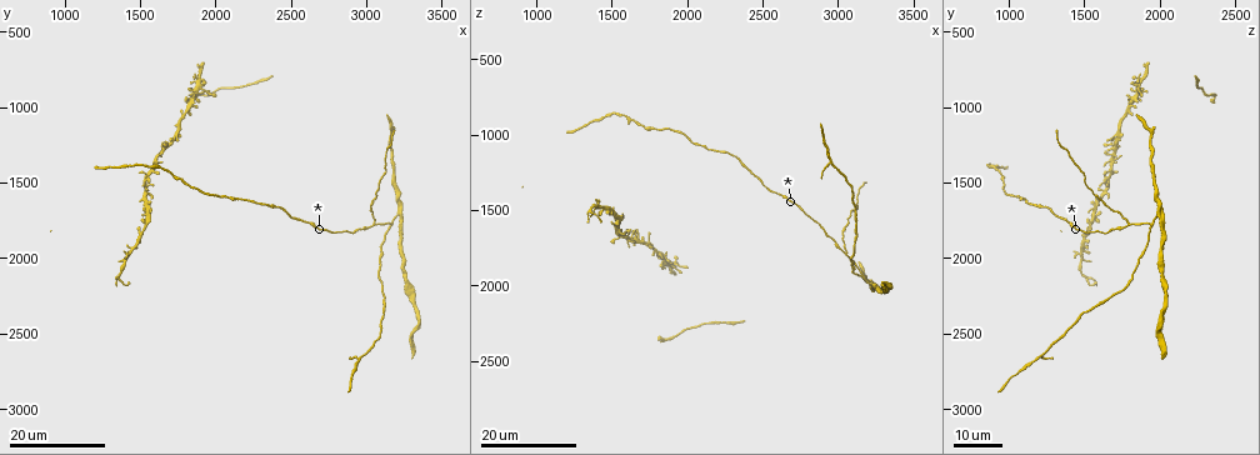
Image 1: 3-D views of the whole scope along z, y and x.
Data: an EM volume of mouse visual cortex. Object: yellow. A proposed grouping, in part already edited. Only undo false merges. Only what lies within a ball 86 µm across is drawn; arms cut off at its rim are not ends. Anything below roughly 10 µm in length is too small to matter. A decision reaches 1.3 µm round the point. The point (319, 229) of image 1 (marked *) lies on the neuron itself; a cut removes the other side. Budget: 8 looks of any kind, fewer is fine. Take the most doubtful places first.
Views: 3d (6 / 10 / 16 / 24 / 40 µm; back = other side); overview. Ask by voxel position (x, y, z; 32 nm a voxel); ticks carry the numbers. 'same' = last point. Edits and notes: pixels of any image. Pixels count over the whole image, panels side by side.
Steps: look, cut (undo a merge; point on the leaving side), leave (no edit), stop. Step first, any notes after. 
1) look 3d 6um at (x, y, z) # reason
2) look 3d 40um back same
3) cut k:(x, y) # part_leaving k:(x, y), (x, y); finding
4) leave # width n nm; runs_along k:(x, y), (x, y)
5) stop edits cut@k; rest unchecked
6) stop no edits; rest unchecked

look 3d 16um at (1540, 1660, 1580) # four or more arms meet

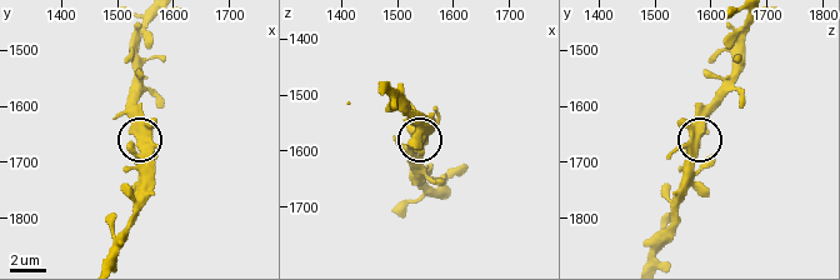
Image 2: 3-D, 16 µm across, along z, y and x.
look 3d 6um at (1540, 1655, 1575)

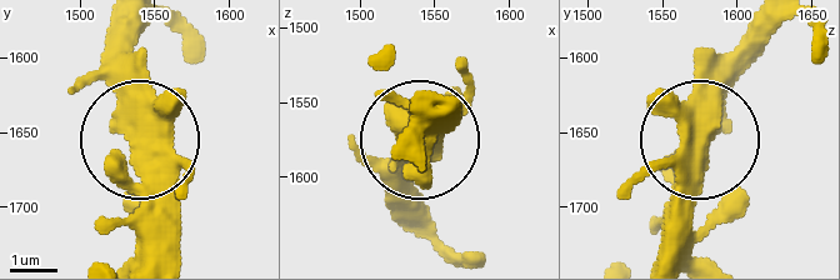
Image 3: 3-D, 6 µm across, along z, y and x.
leave # width 460 nm; one neuron here

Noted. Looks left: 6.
look 3d 24um at (3160, 1800, 1960) # side arm on a straight run

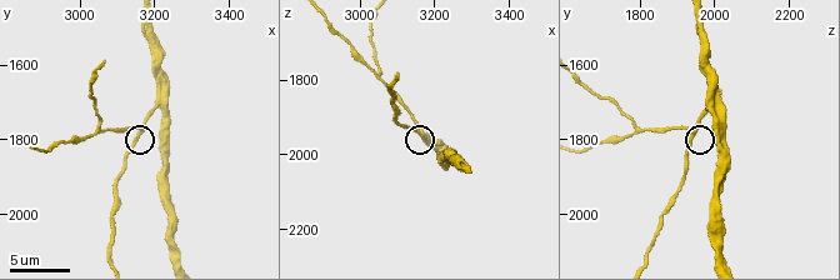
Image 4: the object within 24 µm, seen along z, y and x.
look 3d 10um at (3160, 1780, 1950)

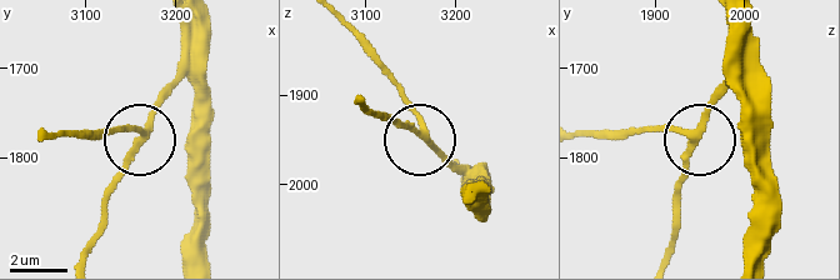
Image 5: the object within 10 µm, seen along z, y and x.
leave # side_arm 55 um; arms 3; continuous, no second neuron

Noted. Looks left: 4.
look 3d 6um at (3050, 1760, 1790) # branch point

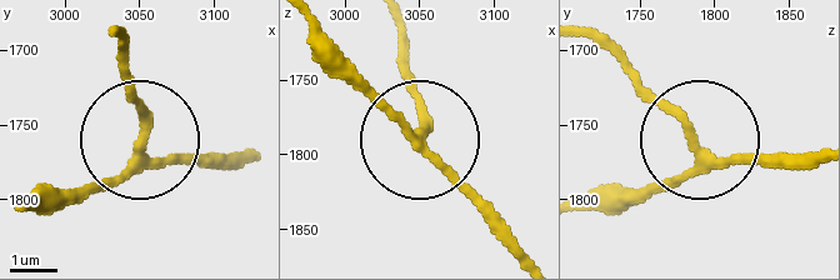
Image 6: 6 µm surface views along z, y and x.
look 3d 6um back at (3050, 1766, 1792) # other side

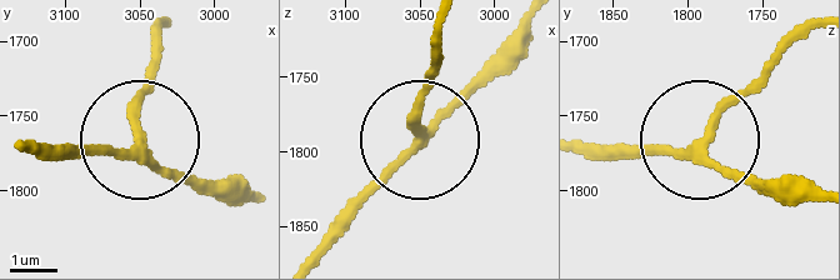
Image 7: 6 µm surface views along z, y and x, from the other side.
leave # width 190 nm; runs_along 7:(528, 23), (420, 134), (429, 39); one neuron here

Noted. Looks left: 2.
look 3d 16um at (1740, 1460, 960)

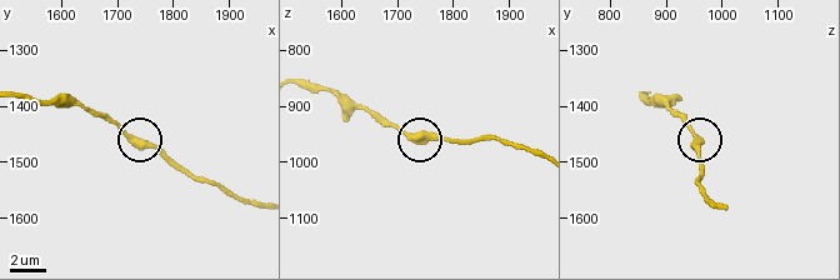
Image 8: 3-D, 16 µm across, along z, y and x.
look 3d 10um same

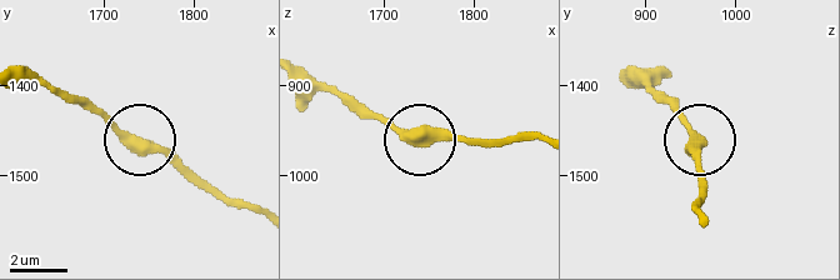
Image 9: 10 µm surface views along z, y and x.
leave # width 380 nm; runs_along 9:(534, 141), (420, 141), (371, 115); continuous, no second neuron

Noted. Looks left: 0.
stop no edits; rest unchecked

